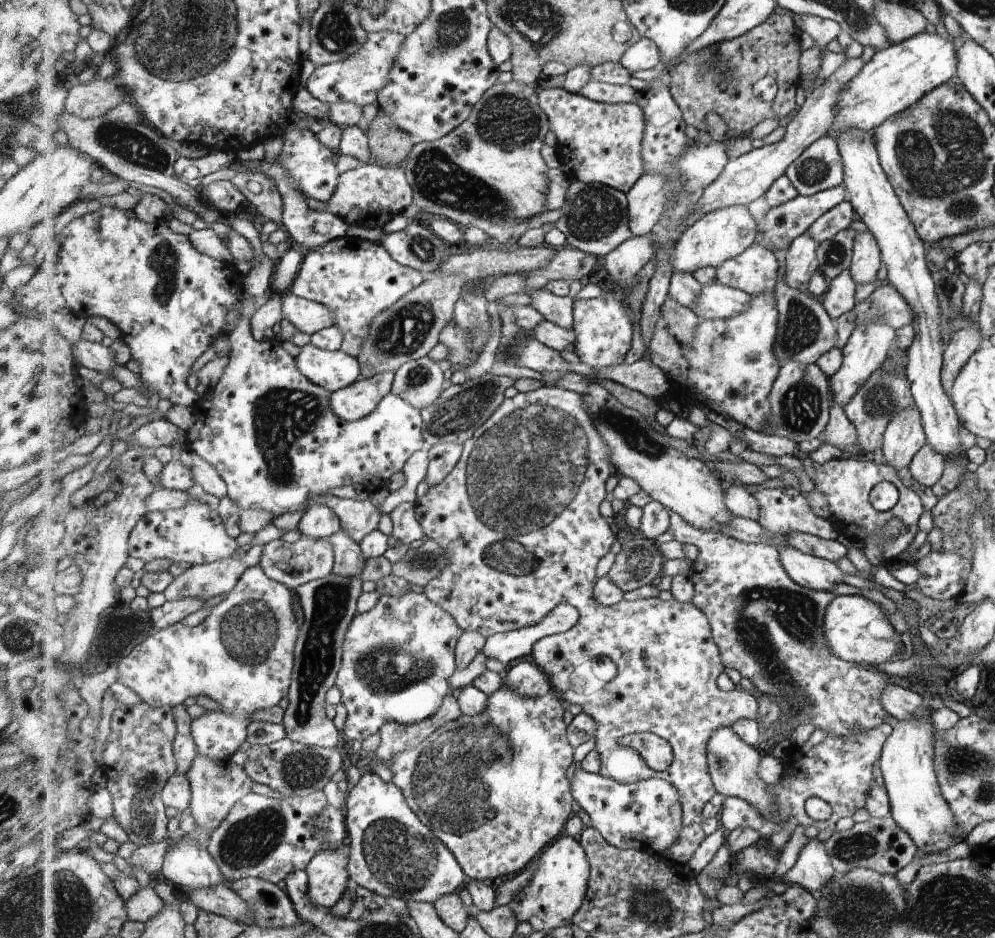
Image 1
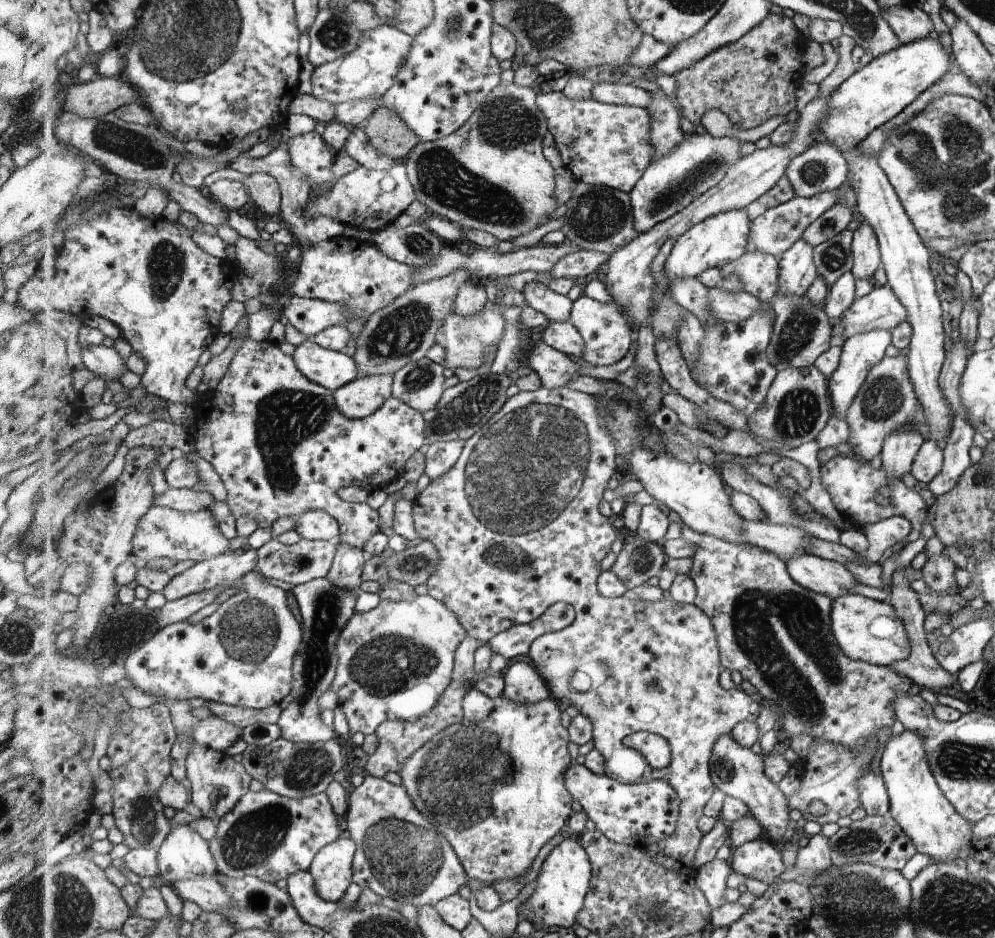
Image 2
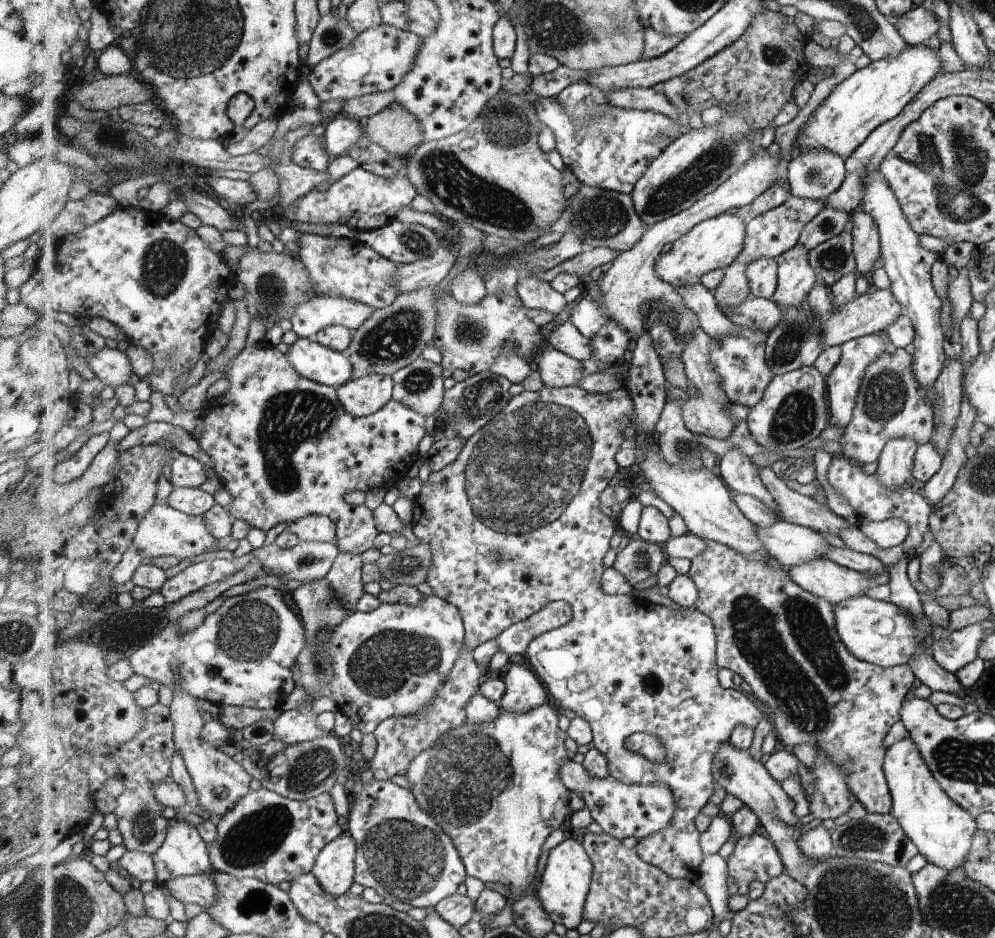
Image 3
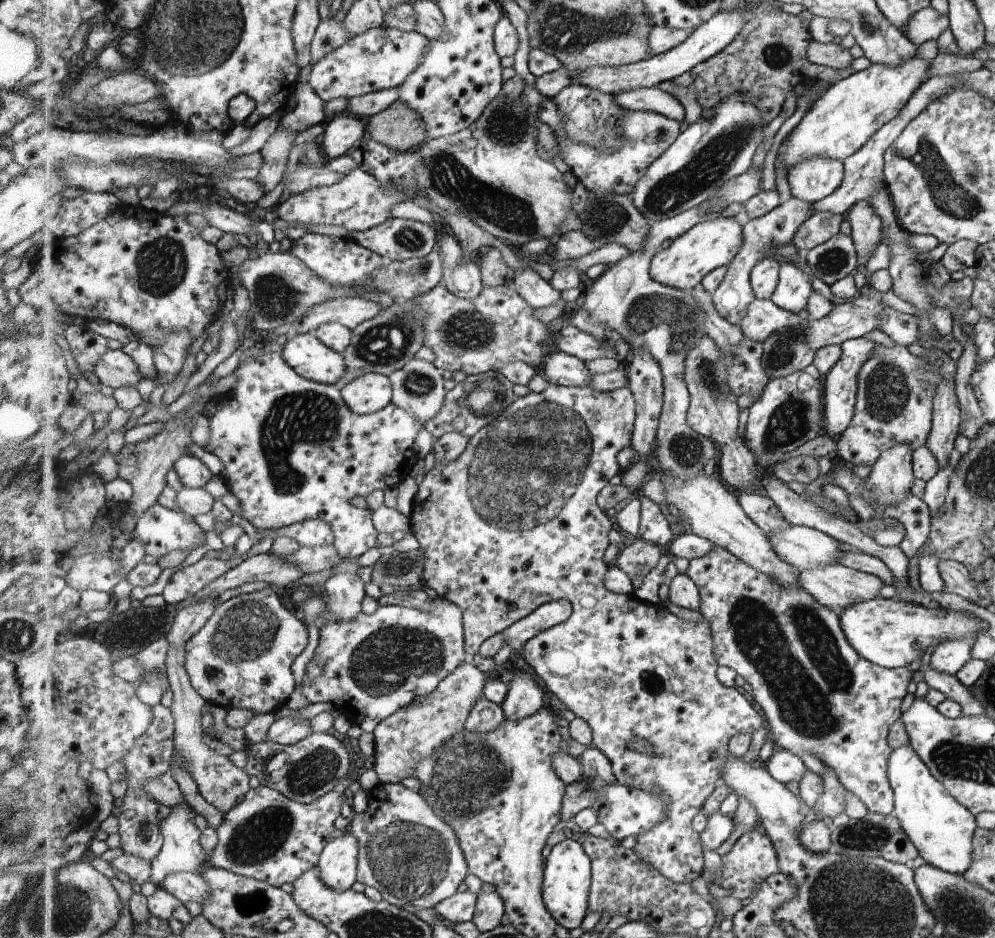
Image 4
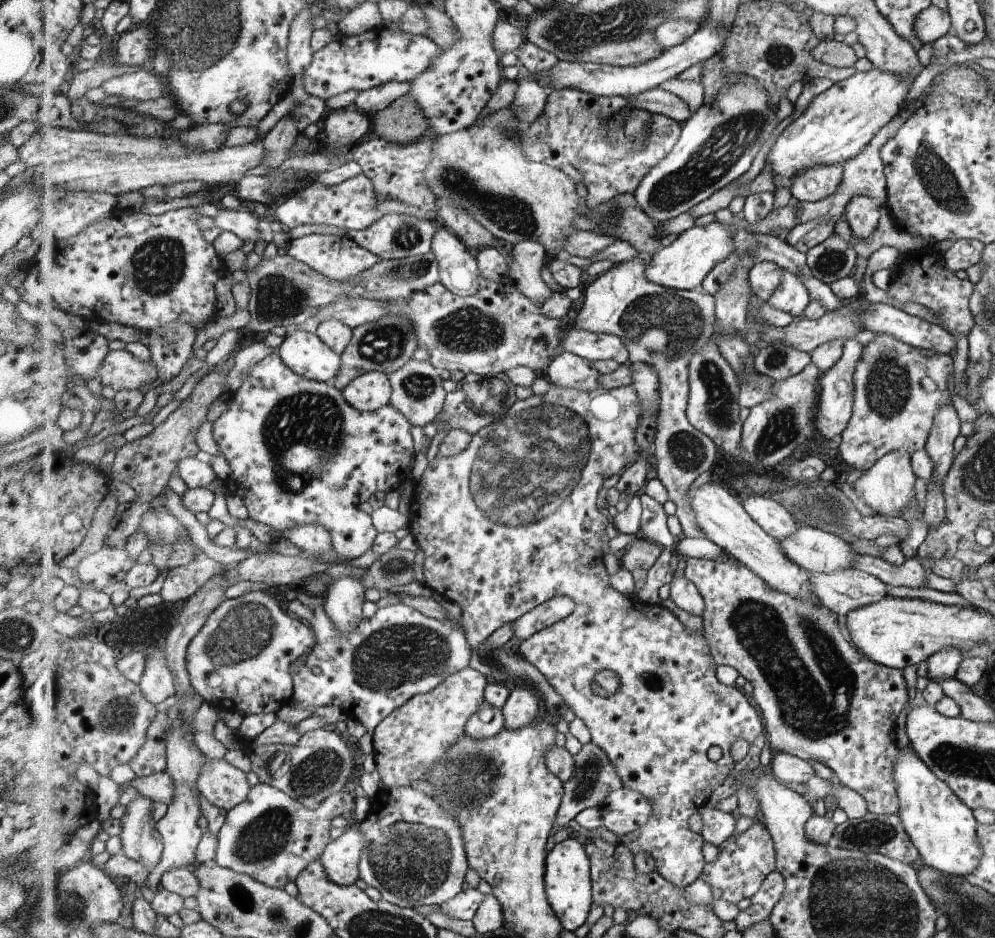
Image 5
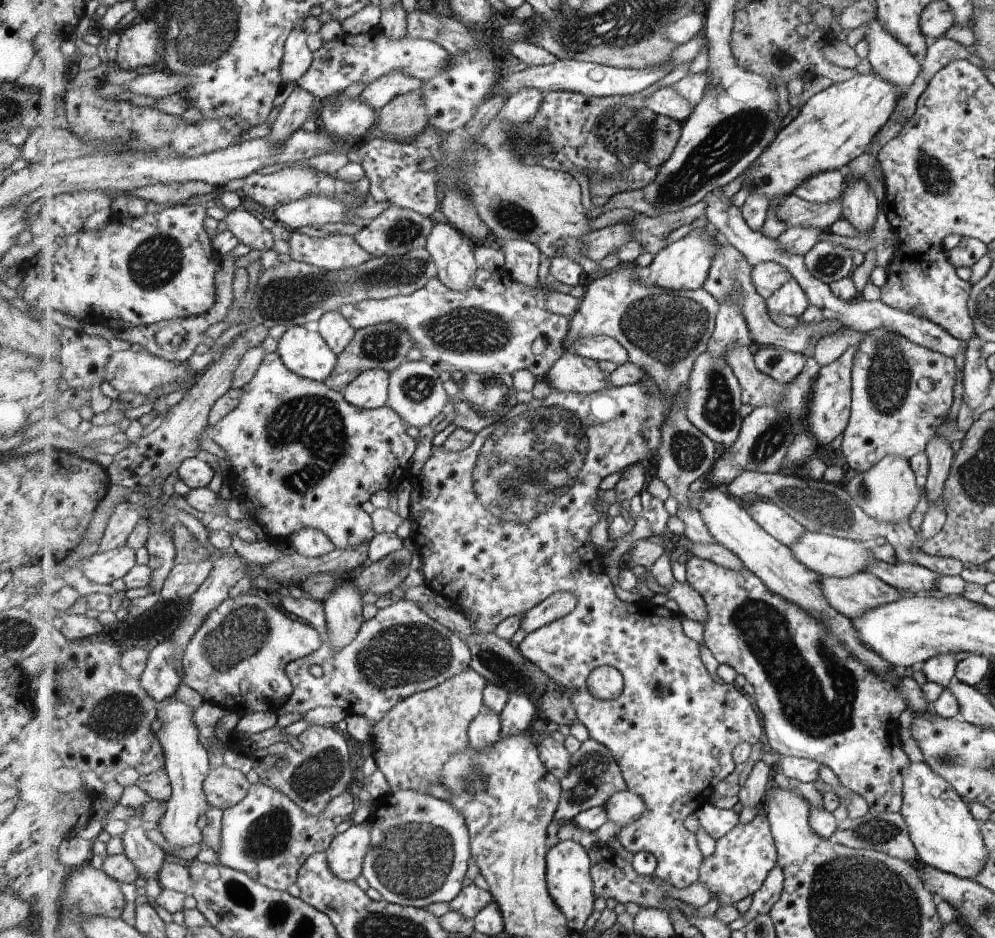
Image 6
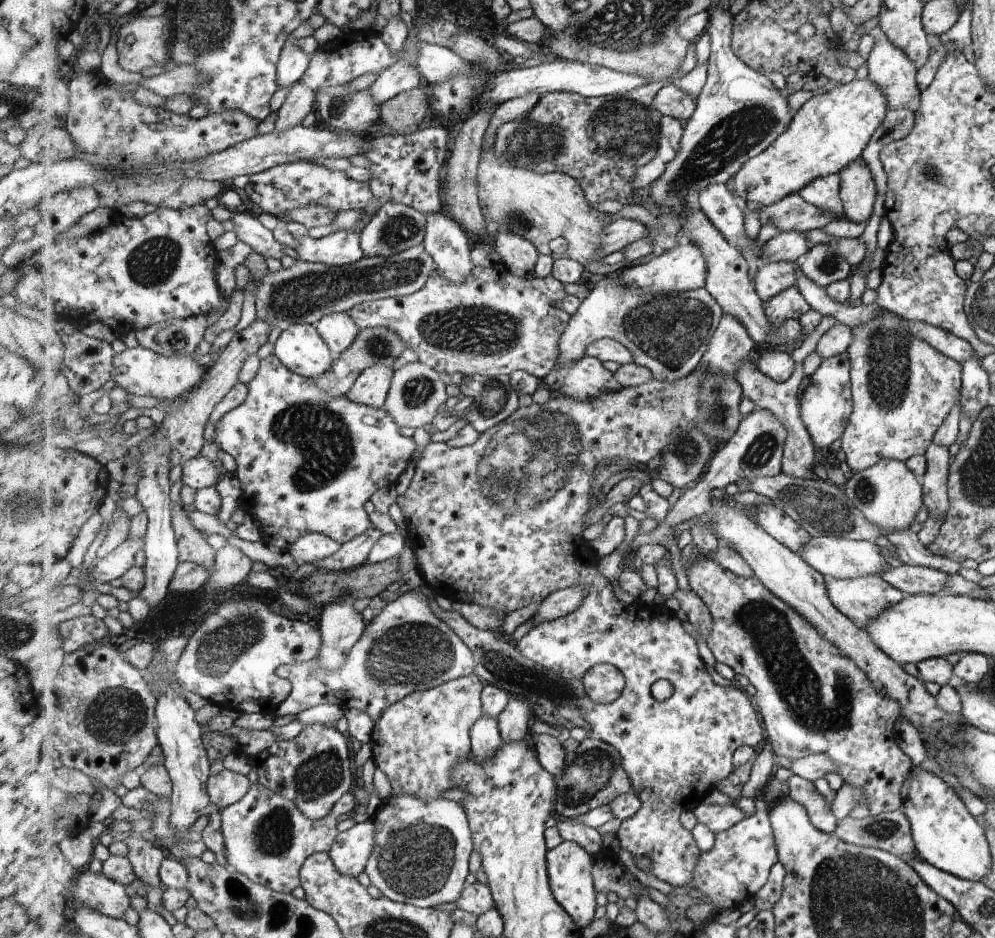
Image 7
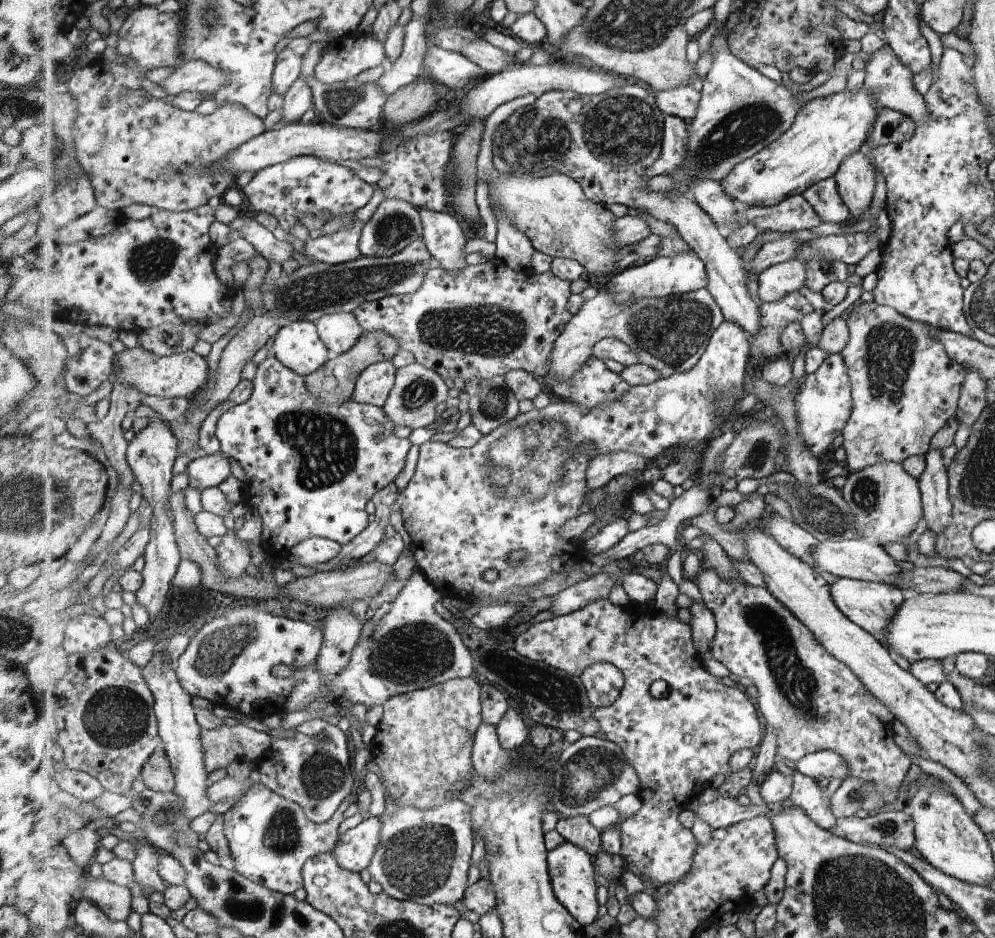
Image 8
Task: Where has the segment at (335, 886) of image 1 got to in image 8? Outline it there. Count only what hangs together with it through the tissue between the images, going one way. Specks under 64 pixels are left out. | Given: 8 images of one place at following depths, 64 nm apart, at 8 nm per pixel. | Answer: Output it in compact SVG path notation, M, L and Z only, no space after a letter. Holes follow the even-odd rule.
M381 816L364 819L341 835L333 854L348 869L360 871L369 868L382 846L383 827Z

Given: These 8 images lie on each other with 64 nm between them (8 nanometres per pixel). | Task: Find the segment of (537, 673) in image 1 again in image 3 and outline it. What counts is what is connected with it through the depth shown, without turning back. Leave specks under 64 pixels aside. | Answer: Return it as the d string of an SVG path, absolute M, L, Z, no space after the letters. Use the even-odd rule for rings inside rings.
M514 664L508 668L505 679L507 692L501 700L503 710L510 713L525 714L551 702L546 685L533 668Z

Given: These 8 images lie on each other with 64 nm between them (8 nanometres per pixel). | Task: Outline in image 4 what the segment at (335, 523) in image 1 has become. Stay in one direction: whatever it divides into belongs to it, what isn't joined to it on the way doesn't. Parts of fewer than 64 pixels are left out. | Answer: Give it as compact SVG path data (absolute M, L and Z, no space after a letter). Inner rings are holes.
M307 519L282 528L278 534L289 536L300 546L322 547L334 544L335 535L332 526L325 519Z

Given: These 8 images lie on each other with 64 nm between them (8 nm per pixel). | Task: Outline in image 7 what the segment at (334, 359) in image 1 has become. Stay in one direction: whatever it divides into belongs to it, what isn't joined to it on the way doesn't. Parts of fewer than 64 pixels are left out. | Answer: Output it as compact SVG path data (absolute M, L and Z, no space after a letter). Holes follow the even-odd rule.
M309 323L292 324L282 331L275 342L273 354L277 355L287 368L310 379L329 371L335 359L332 350L319 334L318 327Z

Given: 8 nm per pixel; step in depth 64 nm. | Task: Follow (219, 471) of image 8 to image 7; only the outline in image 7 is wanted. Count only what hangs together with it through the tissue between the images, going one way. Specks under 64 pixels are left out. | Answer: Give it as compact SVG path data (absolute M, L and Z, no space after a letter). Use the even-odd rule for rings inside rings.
M199 455L183 465L183 478L185 484L197 491L207 487L214 487L227 472L217 466L213 460Z

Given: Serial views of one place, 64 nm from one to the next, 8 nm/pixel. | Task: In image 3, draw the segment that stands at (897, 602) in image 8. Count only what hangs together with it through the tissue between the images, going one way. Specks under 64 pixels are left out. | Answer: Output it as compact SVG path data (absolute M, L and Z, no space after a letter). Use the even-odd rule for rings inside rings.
M817 559L802 565L789 568L790 577L805 590L815 593L815 596L828 600L834 607L850 598L862 597L867 590L888 584L887 566L883 574L876 574L874 577L867 577L865 573L847 568L839 563L833 562L831 559Z

